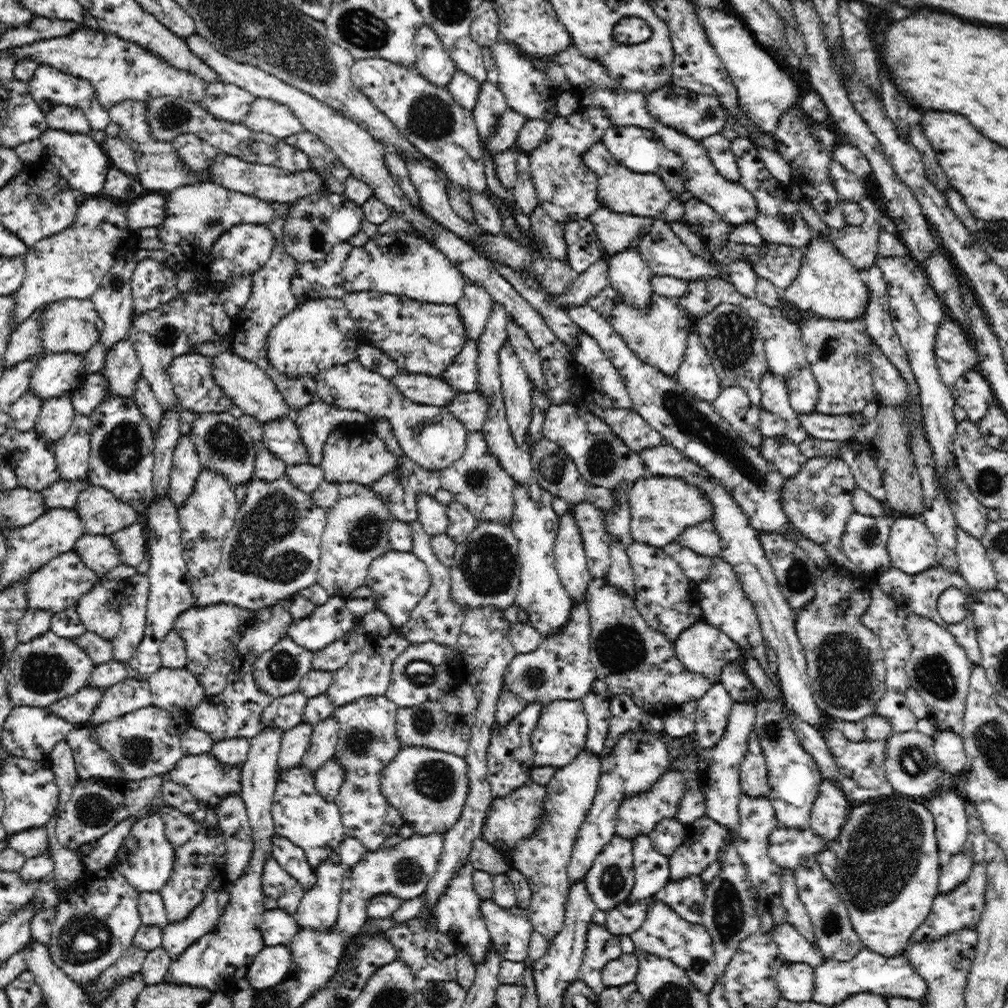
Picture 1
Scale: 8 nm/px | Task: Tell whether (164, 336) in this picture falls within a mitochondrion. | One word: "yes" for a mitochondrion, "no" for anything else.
yes

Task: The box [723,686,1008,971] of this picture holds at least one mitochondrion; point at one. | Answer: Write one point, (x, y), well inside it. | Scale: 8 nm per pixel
(884, 851)

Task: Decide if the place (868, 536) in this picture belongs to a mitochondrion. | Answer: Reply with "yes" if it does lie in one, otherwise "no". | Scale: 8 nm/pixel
yes

